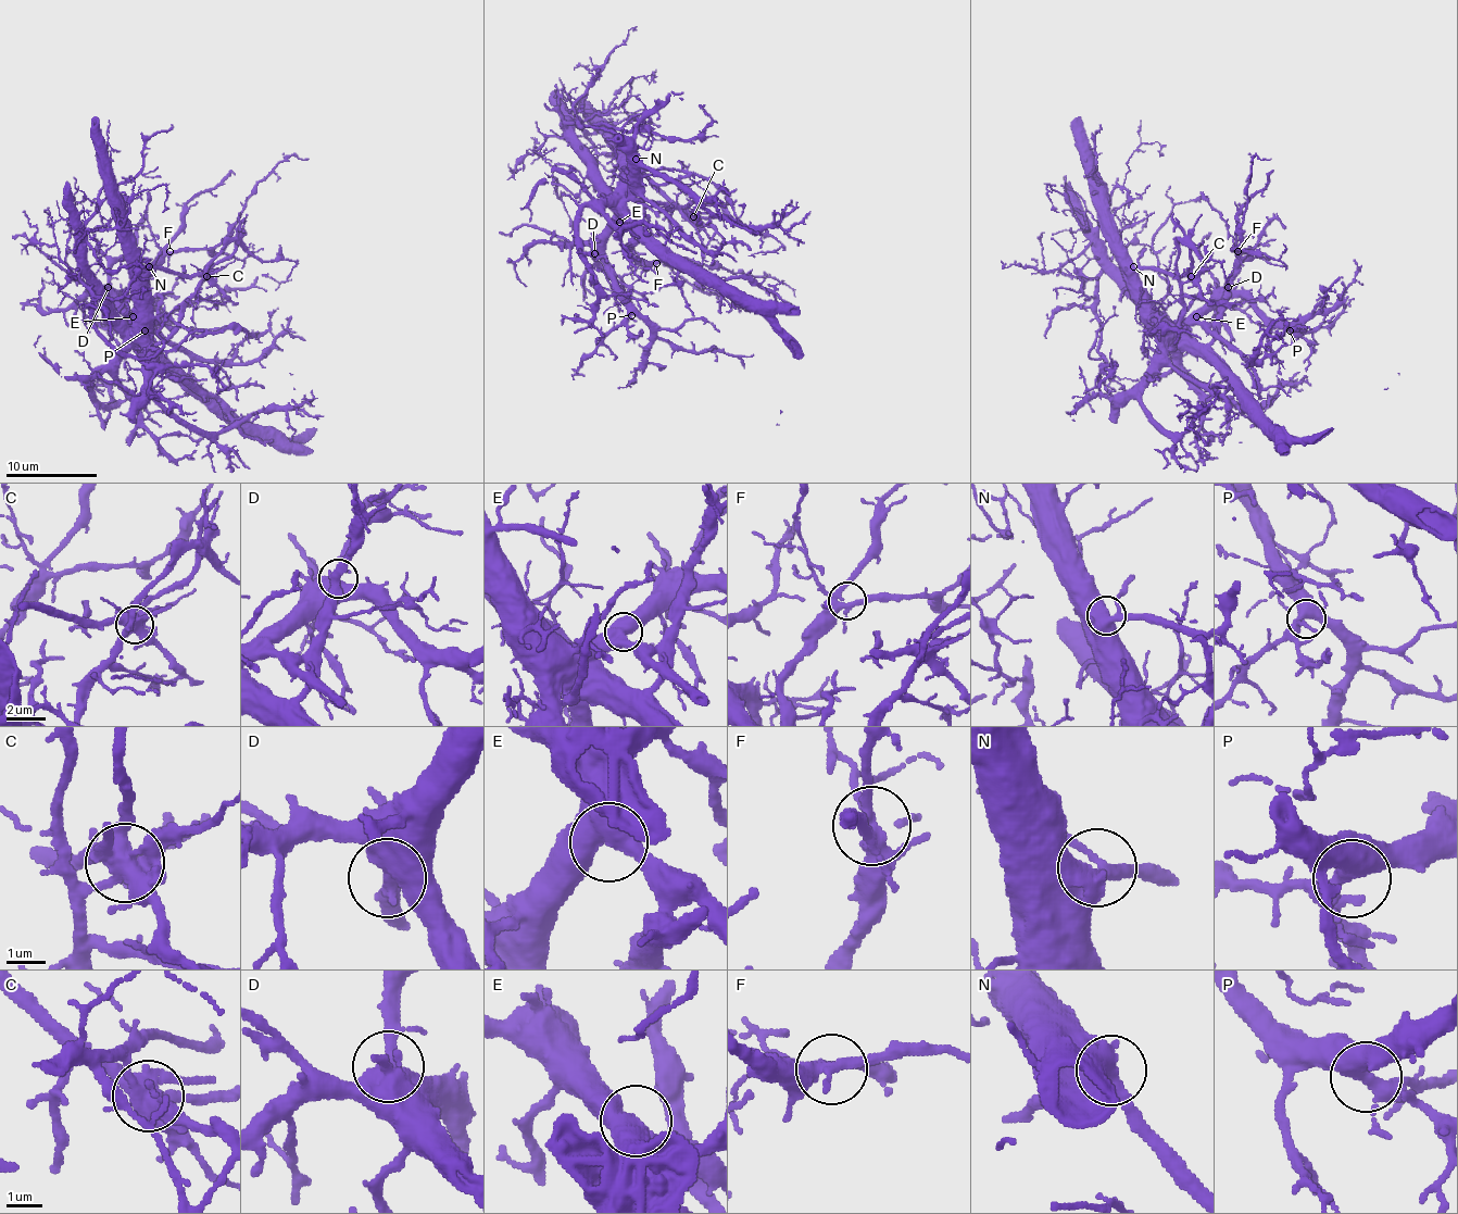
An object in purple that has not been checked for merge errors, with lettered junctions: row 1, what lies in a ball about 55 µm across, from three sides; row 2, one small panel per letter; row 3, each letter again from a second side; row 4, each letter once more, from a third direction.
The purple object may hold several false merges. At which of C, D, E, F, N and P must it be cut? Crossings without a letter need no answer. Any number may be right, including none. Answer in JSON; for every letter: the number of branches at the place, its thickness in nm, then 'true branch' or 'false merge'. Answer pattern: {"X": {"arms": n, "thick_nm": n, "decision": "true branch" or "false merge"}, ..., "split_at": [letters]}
{"C": {"arms": 7, "thick_nm": 550, "decision": "false merge"}, "D": {"arms": 3, "thick_nm": 420, "decision": "true branch"}, "E": {"arms": 3, "thick_nm": 550, "decision": "true branch"}, "F": {"arms": 5, "thick_nm": 300, "decision": "true branch"}, "N": {"arms": 3, "thick_nm": 460, "decision": "true branch"}, "P": {"arms": 4, "thick_nm": 480, "decision": "true branch"}, "split_at": ["C"]}

